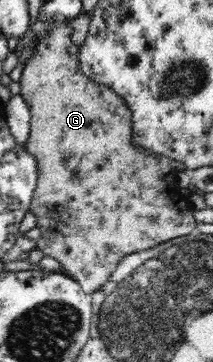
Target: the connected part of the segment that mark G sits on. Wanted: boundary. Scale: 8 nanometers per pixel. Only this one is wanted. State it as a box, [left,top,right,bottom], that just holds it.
[18,16,197,294]

